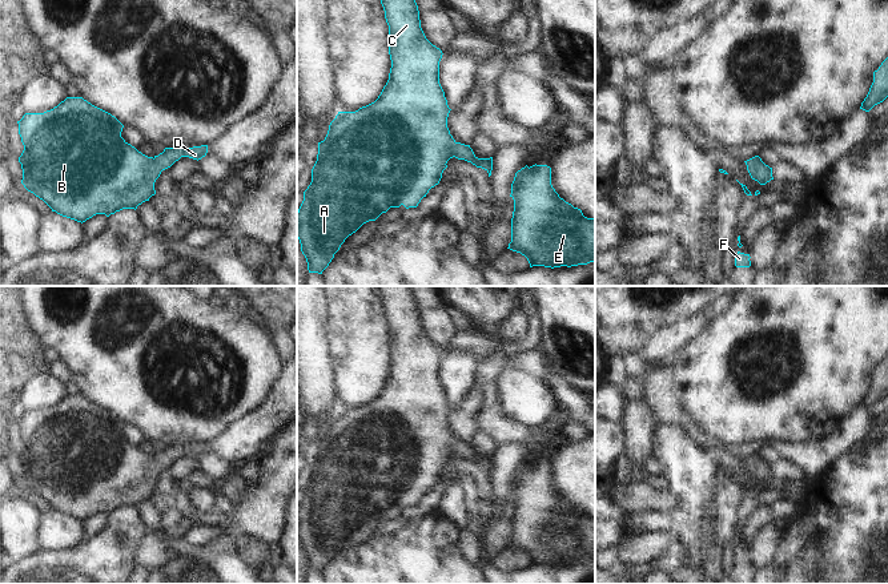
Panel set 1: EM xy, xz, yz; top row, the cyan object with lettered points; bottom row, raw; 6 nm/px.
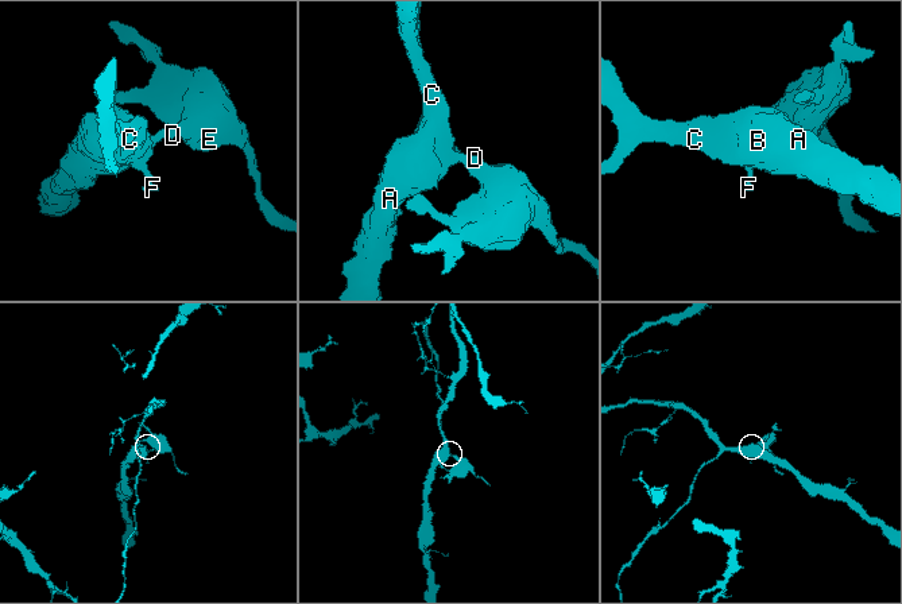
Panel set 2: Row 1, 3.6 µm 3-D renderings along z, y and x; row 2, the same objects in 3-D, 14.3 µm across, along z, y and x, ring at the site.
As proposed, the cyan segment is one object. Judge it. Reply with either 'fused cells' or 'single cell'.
single cell

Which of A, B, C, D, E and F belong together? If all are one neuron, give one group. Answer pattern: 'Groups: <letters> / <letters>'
Groups: A B C D E F

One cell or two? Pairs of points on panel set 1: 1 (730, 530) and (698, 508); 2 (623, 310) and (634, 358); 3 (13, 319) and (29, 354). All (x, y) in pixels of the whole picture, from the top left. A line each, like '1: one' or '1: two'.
1: two
2: two
3: one

